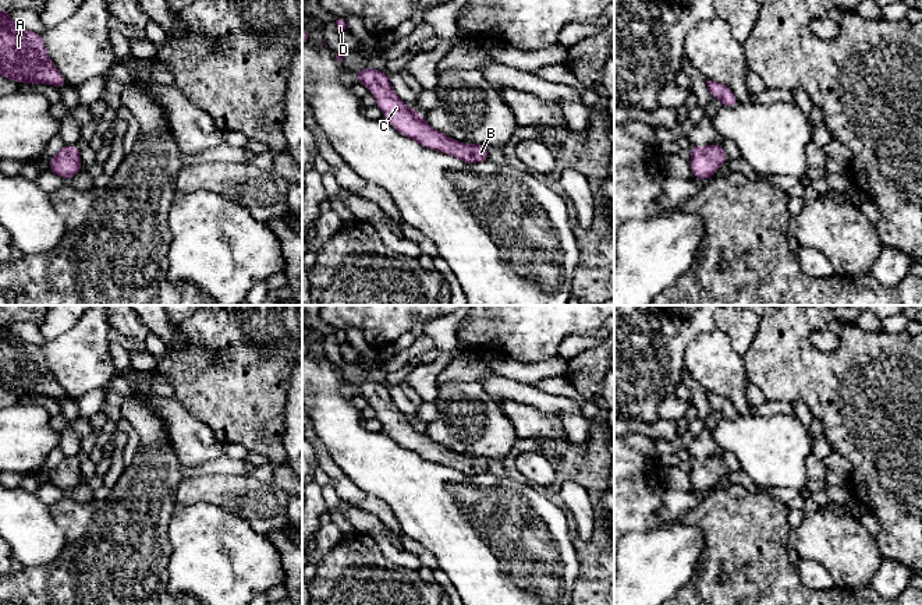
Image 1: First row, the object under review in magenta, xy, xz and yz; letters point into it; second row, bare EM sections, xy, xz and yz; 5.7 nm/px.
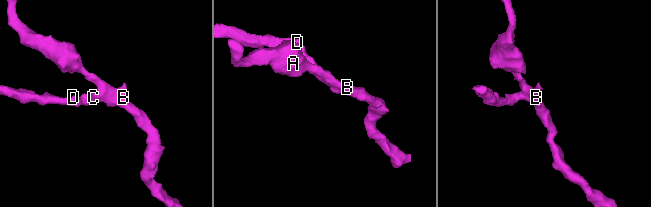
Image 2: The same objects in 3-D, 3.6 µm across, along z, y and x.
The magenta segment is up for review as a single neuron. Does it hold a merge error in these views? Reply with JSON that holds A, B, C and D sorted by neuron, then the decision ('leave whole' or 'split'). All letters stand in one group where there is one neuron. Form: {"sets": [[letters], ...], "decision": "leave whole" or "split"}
{"sets": [["A", "B", "C", "D"]], "decision": "leave whole"}

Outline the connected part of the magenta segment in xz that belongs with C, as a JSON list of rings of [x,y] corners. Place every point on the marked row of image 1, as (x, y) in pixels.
[[[365,67],[355,77],[355,82],[362,82],[369,88],[369,92],[376,99],[376,106],[383,110],[383,116],[400,134],[467,163],[489,160],[487,146],[458,142],[432,128],[421,113],[405,105],[396,95],[389,81],[389,74]]]

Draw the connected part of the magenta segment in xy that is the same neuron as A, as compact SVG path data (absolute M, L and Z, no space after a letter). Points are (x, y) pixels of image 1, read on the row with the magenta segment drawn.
M0 8L0 75L18 84L49 84L61 91L67 84L54 67L43 45L40 33L24 29L14 22L10 14Z

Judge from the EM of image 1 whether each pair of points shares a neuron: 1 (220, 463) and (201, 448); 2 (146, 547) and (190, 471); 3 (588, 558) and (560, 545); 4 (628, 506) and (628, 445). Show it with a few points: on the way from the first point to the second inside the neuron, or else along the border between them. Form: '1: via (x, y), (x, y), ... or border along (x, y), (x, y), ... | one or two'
1: border along (224, 453), (198, 464), (183, 466) | two
2: border along (180, 464), (180, 473), (184, 477) | two
3: border along (571, 541), (578, 562), (578, 576), (574, 584) | two
4: via (628, 491), (628, 460) | one

